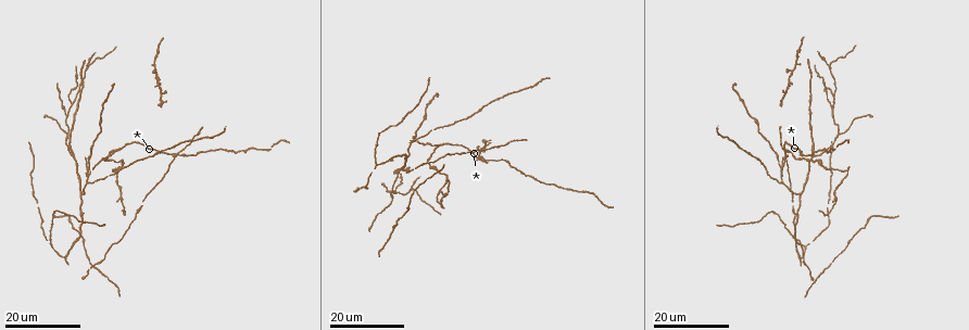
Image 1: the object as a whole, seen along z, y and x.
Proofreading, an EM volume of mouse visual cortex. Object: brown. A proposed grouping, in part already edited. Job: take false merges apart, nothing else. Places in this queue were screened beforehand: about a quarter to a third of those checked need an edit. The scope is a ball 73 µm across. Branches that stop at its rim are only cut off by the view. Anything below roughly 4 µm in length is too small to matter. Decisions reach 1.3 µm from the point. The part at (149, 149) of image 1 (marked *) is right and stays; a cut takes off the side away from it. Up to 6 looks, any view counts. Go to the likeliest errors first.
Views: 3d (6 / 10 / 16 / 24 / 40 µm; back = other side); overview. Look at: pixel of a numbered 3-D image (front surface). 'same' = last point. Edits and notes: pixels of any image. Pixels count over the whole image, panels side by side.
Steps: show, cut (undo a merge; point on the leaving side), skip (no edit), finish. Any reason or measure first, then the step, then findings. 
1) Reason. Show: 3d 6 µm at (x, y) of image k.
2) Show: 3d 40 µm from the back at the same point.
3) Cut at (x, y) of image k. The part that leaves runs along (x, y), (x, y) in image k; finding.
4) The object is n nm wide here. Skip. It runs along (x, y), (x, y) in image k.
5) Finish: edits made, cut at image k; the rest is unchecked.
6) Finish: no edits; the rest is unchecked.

Show: 3d 16 µm at (398, 192) of image 1.

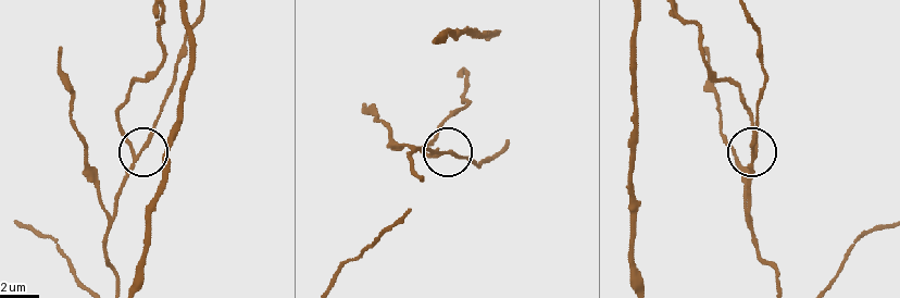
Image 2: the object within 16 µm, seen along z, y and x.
Show: 3d 10 µm at (755, 154) of image 2.

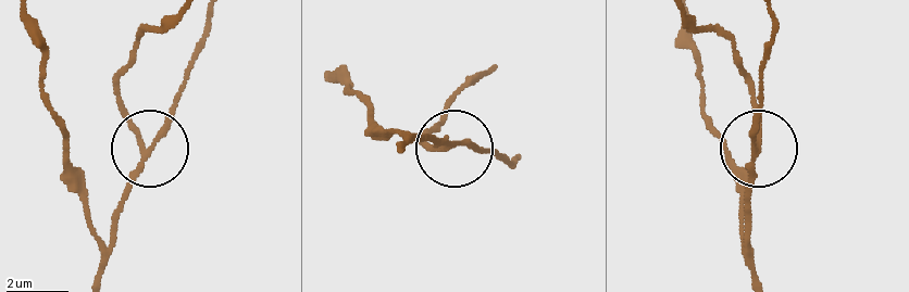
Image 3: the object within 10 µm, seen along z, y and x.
The side arm is 14 µm long. Cut at (122, 113) of image 3. The part that leaves runs along (140, 151), (116, 84), (137, 39), (163, 22) in image 3; a second neuron is stuck on.

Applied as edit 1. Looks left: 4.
Show: overview.

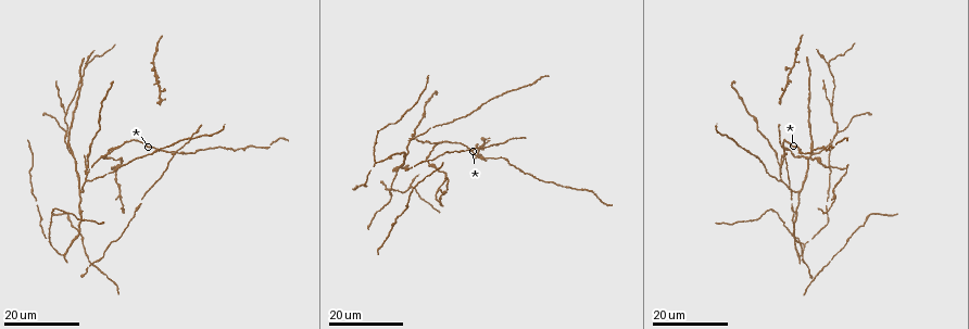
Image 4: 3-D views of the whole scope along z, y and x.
A fork. Show: 3d 24 µm at (70, 152) of image 4.

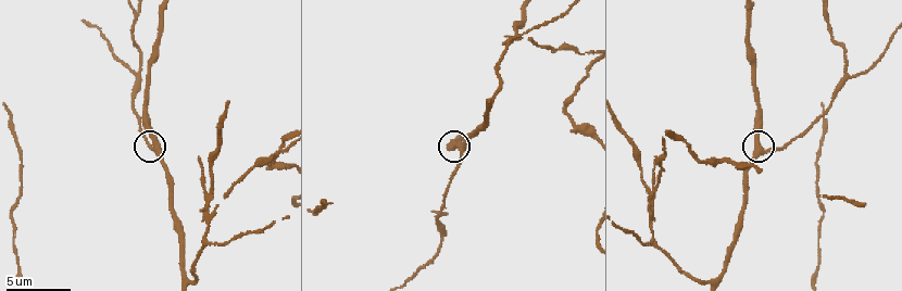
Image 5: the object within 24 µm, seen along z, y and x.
Show: 3d 10 µm at (156, 150) of image 5.

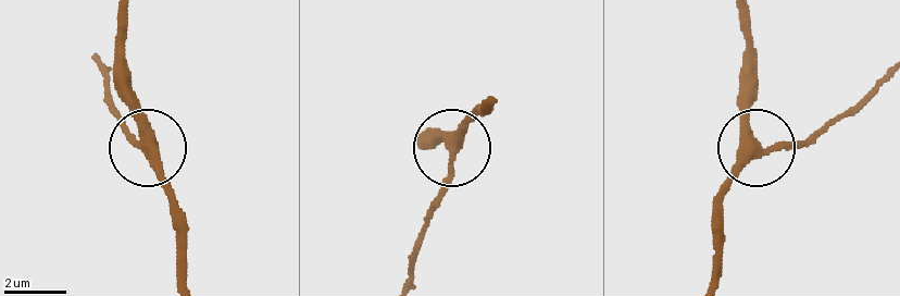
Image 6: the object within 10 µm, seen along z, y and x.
Skip. It runs along (711, 278), (716, 192), (755, 145), (750, 77) in image 6; one neuron here.

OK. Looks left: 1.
Arms part here. Show: 3d 10 µm at (663, 139) of image 5.

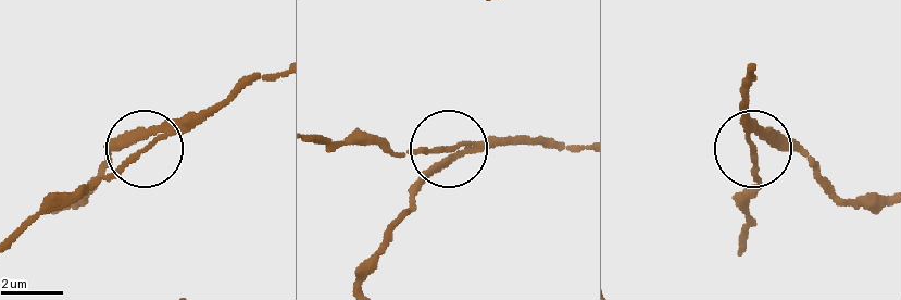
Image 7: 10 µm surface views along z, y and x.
Cut at (130, 130) of image 7. The part that leaves runs along (473, 145), (429, 176), (366, 277) in image 7; a second neuron is stuck on.

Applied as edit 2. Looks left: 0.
Finish: edits made, cut at image 3, cut at image 7; the rest is unchecked.

